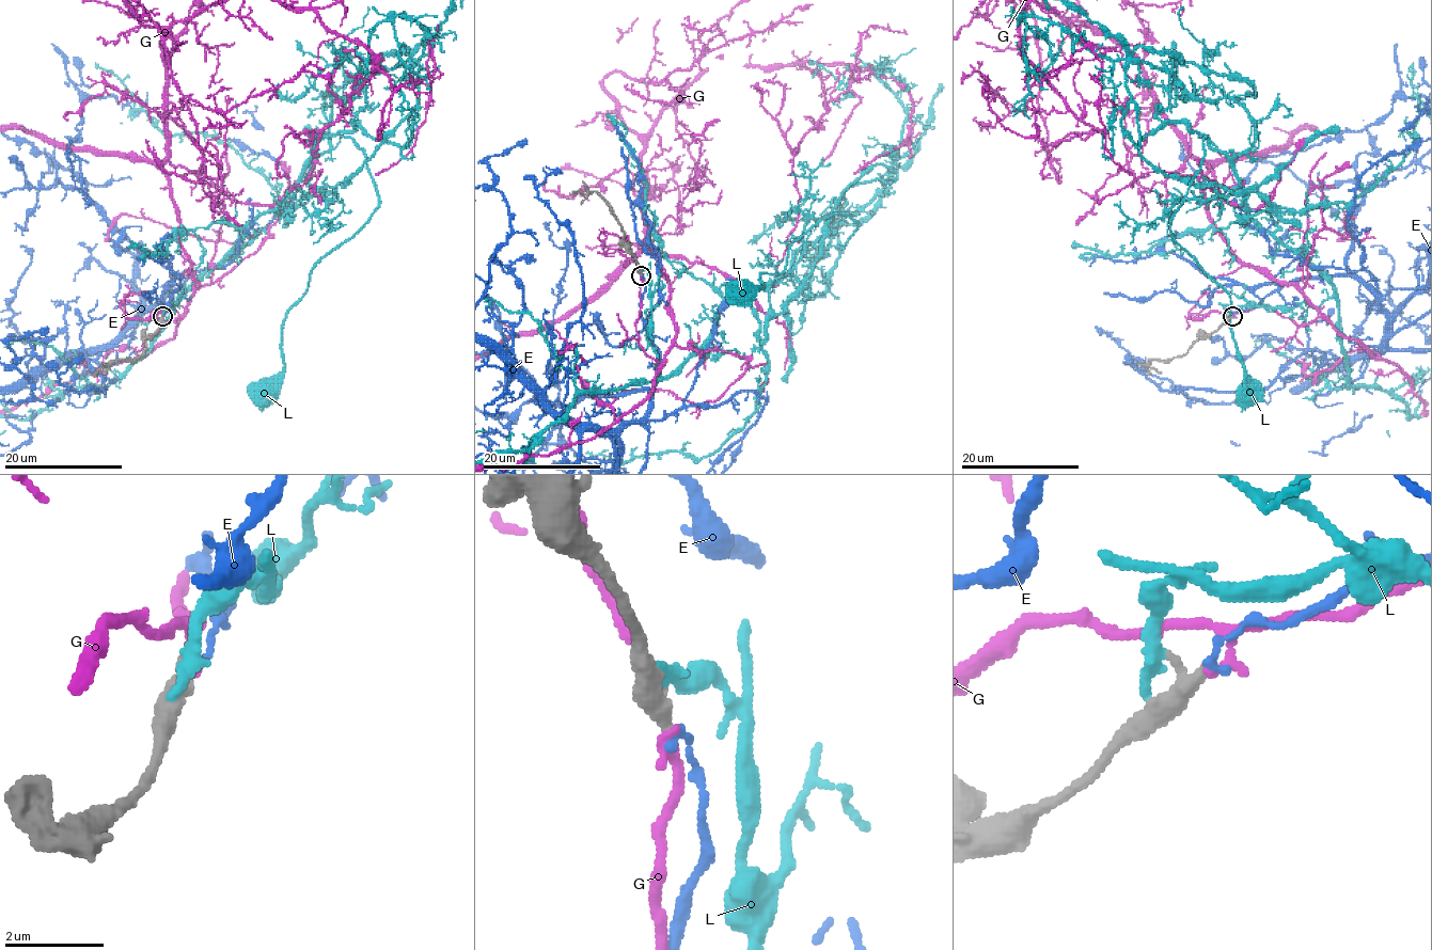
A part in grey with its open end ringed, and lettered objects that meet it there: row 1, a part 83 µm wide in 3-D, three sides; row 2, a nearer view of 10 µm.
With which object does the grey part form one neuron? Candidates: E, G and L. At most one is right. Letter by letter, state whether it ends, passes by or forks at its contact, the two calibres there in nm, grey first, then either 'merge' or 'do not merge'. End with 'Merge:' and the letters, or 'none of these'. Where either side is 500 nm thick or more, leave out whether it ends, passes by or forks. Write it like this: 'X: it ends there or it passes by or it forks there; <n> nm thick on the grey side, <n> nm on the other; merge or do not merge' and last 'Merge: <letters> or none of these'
E: it ends there; 360 nm thick on the grey side, 150 nm on the other; do not merge
G: it passes by; 360 nm thick on the grey side, 130 nm on the other; do not merge
L: it ends there; 360 nm thick on the grey side, 360 nm on the other; do not merge
Merge: none of these

